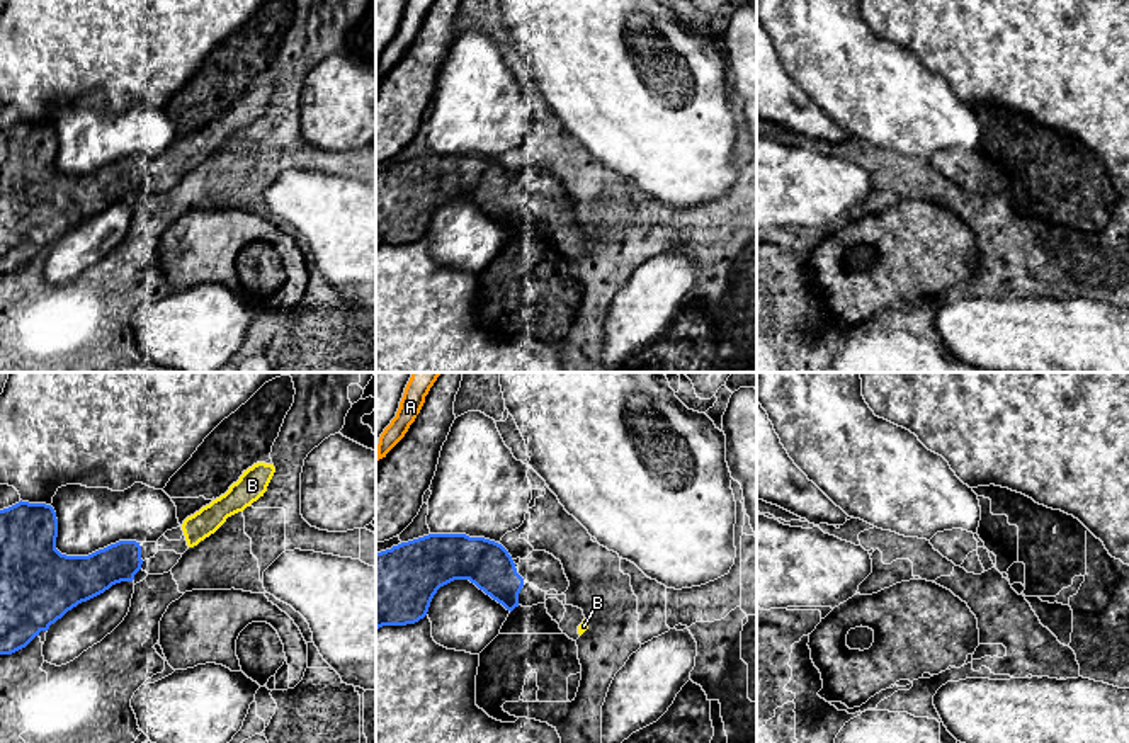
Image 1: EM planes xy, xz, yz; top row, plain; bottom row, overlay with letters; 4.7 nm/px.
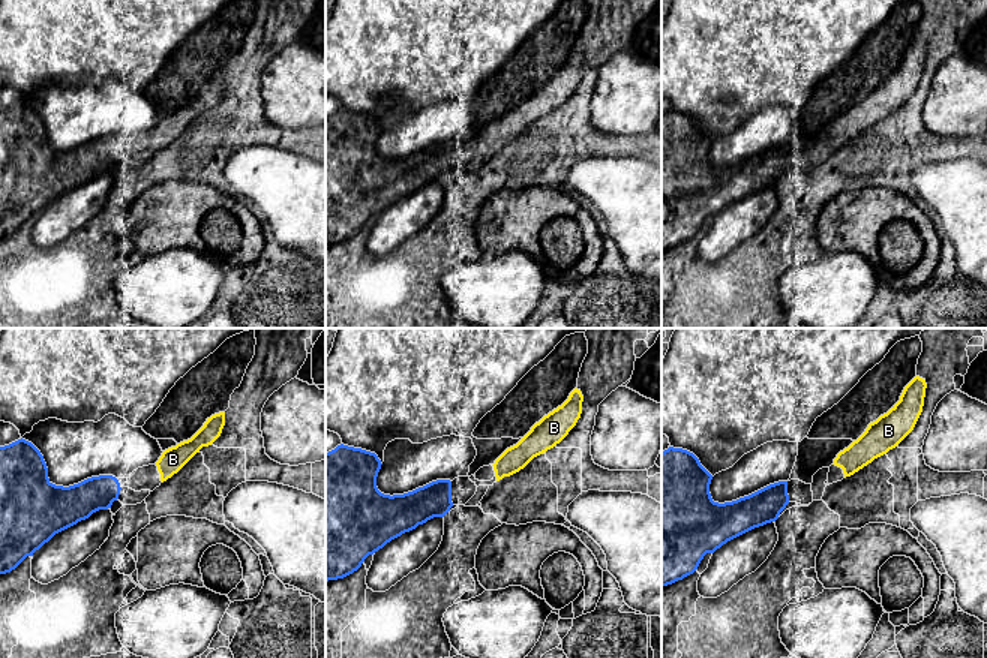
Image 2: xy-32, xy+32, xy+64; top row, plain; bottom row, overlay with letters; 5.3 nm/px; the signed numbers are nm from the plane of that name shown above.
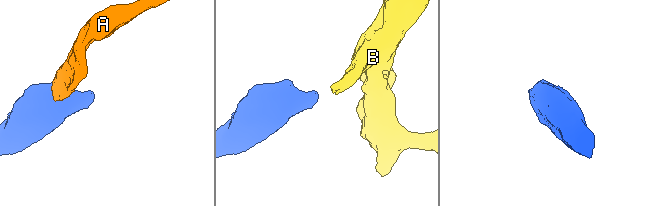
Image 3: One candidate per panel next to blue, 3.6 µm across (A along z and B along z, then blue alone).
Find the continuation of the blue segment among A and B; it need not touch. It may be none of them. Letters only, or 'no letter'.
B

